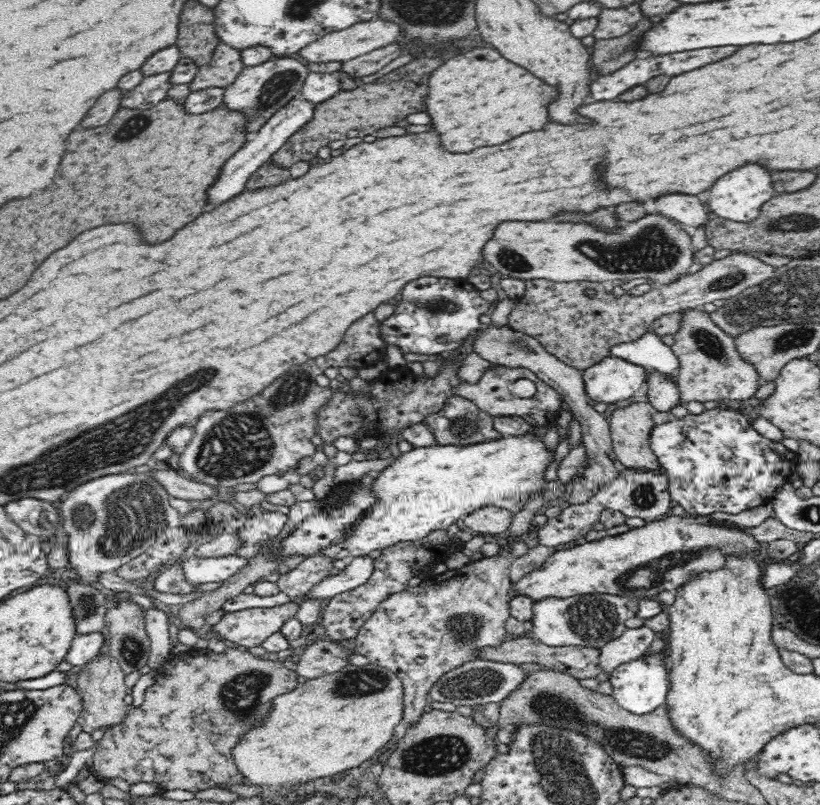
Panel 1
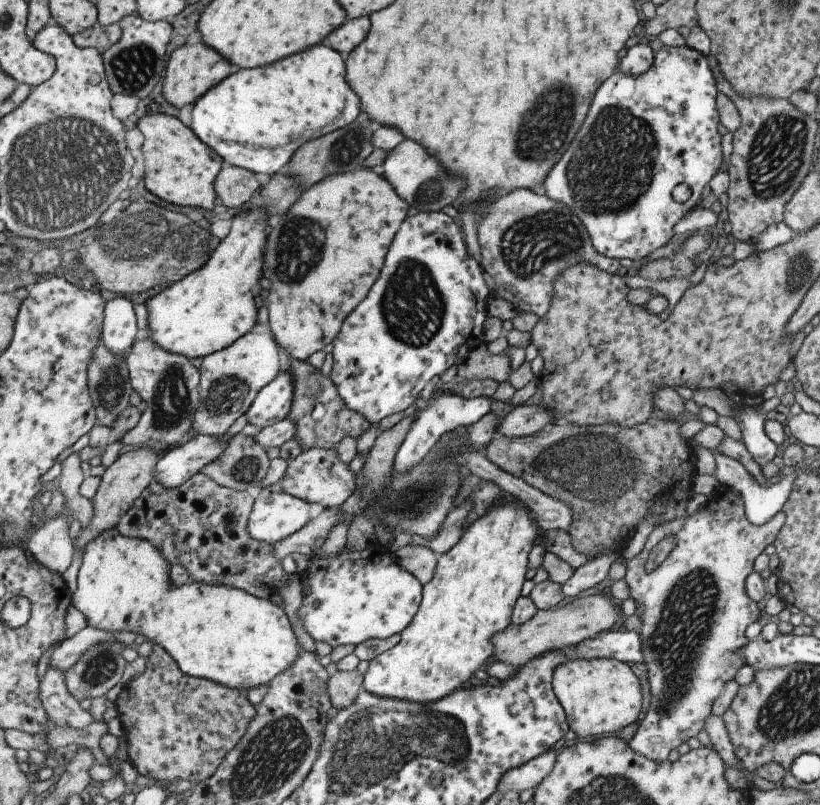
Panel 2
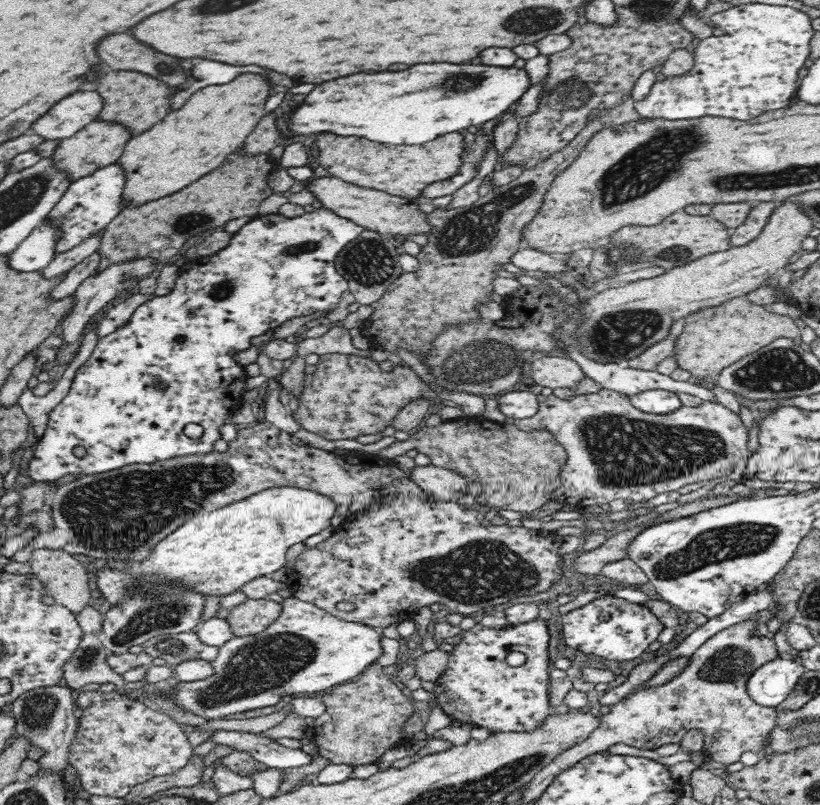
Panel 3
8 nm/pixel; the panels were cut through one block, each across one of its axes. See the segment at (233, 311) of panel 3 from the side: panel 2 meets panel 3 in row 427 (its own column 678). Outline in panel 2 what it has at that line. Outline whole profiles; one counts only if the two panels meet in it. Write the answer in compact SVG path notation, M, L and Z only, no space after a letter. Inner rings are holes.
M686 45L669 47L661 46L661 48L653 54L653 62L649 67L649 70L638 74L637 76L629 76L623 74L621 71L615 72L595 90L595 96L589 104L589 112L583 119L579 130L575 133L575 138L571 140L567 150L561 154L561 158L558 158L557 162L553 164L553 168L545 174L541 186L544 189L544 195L547 198L557 200L561 204L565 204L569 210L579 220L585 228L587 234L589 234L589 240L593 244L593 248L613 260L642 260L647 258L653 250L665 246L669 239L673 236L673 226L677 224L677 220L681 218L685 213L689 212L691 208L695 206L695 202L700 196L703 196L707 190L707 182L711 180L713 175L718 171L721 163L721 148L719 147L720 135L717 132L717 124L719 124L717 107L715 104L715 96L717 96L715 88L715 79L709 70L709 64L705 59L705 55L689 48ZM677 184L686 184L689 188L689 198L685 202L675 202L671 192Z

